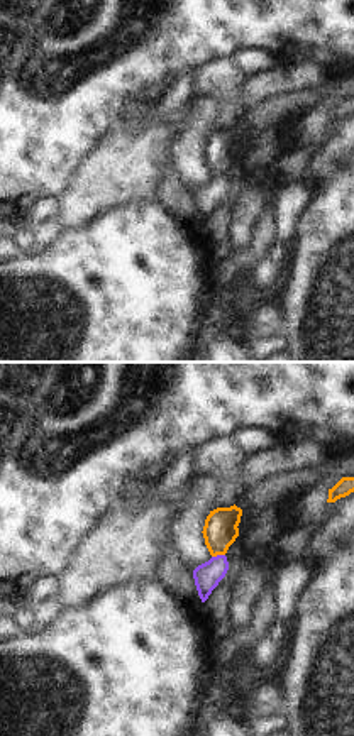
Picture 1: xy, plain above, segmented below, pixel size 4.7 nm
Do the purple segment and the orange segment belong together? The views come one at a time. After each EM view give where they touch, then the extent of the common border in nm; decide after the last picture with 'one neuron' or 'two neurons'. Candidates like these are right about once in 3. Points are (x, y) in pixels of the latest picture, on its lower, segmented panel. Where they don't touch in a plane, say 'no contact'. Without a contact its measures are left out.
meets purple at (217, 555); contact 70 nm long

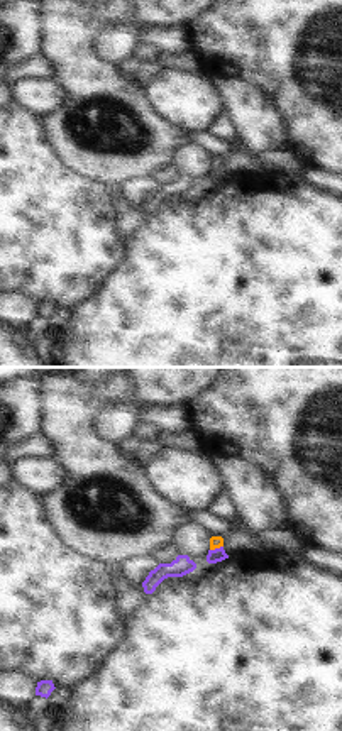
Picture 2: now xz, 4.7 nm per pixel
meets purple at (215, 549); contact 70 nm long

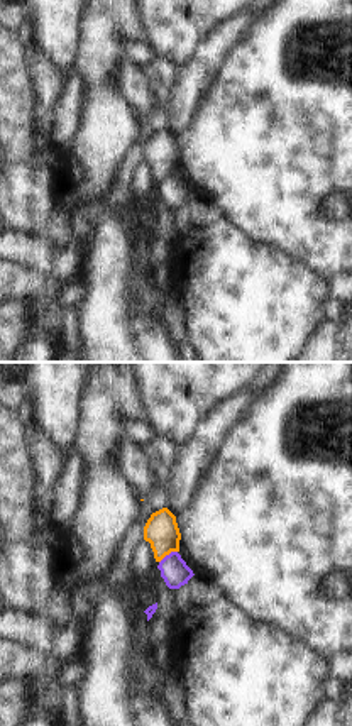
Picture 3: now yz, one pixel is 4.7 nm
meets purple at (170, 554); contact 110 nm long

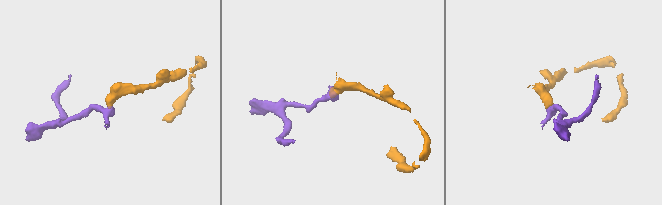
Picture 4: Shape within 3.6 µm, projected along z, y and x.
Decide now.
two neurons

